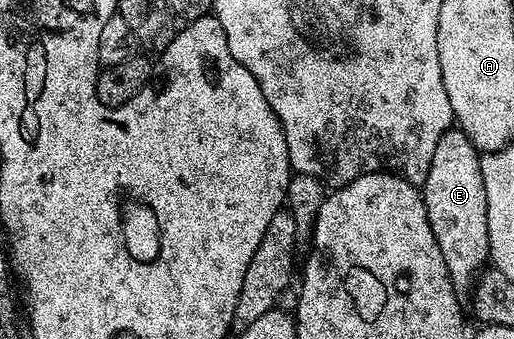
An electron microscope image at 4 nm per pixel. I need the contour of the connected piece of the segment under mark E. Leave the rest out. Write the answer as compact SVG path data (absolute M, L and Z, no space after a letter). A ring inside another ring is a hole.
M460 128L447 129L442 139L438 139L434 159L430 159L430 171L422 186L426 215L430 219L434 239L438 239L452 286L461 299L469 296L478 274L489 260L488 200L486 183L482 183L480 158L481 154Z

